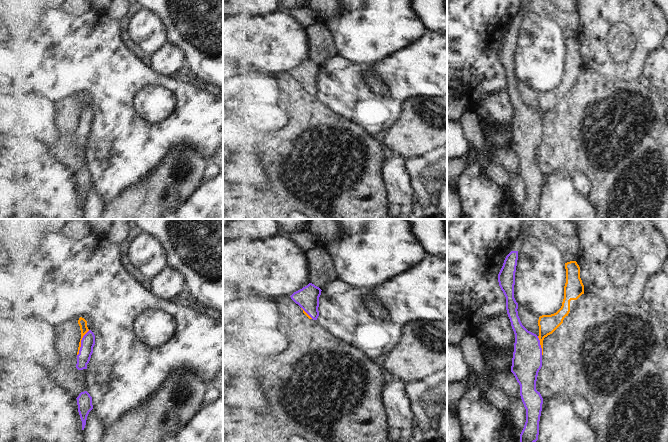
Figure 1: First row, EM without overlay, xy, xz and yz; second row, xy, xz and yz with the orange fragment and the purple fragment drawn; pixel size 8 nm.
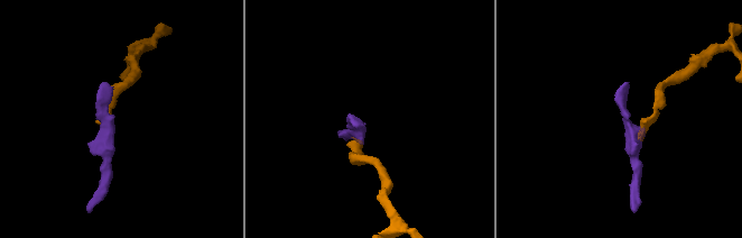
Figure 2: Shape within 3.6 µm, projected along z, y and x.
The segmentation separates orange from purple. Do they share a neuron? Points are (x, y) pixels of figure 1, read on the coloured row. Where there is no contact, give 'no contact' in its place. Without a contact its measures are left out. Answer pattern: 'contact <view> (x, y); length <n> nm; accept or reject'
contact xy (80, 343); length 220 nm; accept

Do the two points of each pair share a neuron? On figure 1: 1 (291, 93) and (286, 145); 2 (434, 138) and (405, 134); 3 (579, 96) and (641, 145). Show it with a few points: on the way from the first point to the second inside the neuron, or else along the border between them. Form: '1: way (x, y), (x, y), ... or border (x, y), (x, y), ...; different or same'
1: way (294, 106), (294, 132); same
2: way (427, 134), (412, 134); same
3: way (594, 111), (615, 132), (621, 136), (626, 136); same

